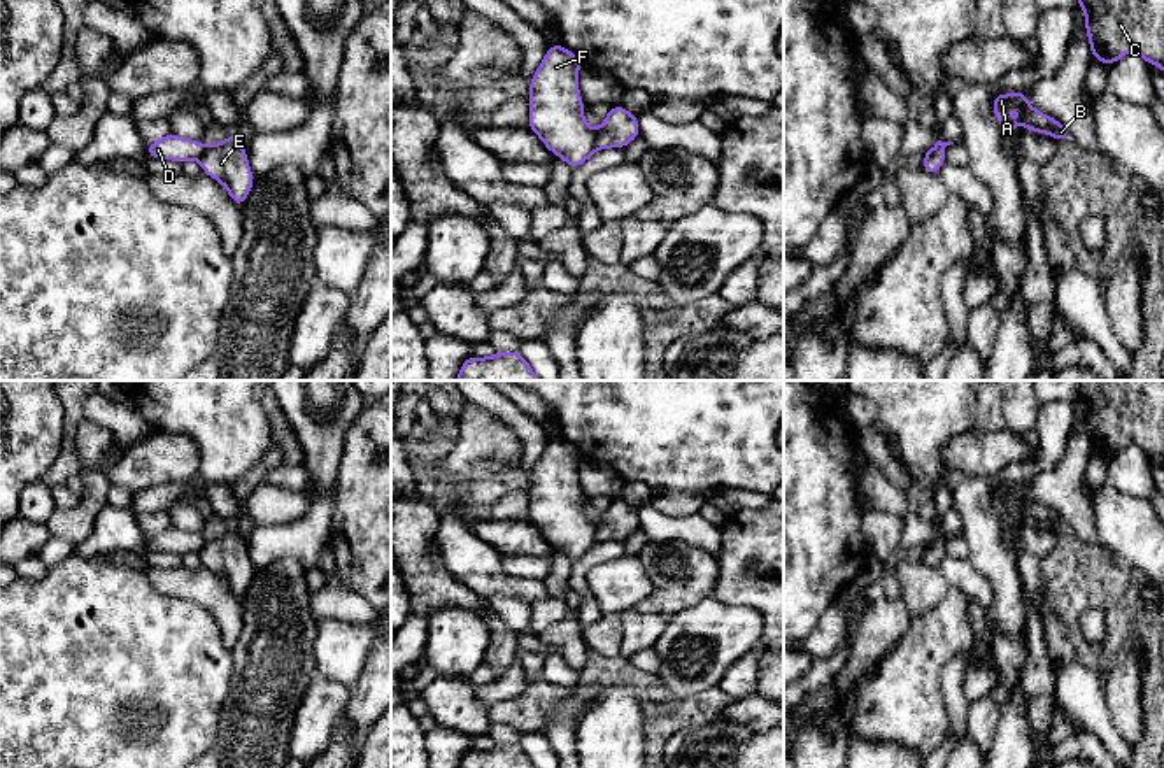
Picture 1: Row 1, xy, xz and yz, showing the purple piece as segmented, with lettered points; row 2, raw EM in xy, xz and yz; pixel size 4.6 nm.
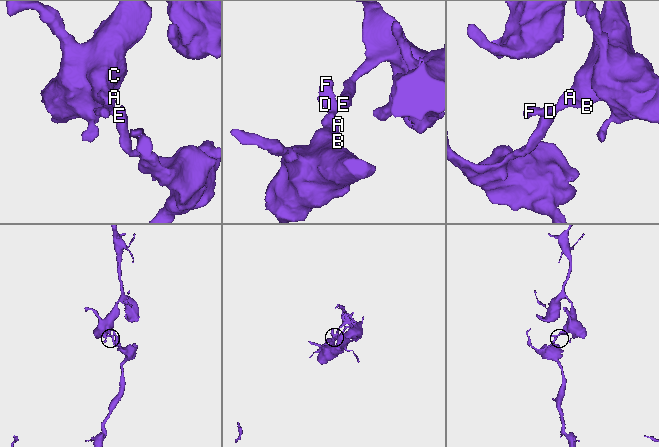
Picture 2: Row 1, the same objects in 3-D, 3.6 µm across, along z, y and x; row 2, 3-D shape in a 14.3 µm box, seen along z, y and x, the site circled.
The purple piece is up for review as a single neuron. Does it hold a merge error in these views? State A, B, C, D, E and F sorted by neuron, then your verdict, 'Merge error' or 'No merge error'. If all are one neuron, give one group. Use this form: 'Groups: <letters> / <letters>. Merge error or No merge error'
Groups: A B C D F / E. Merge error

